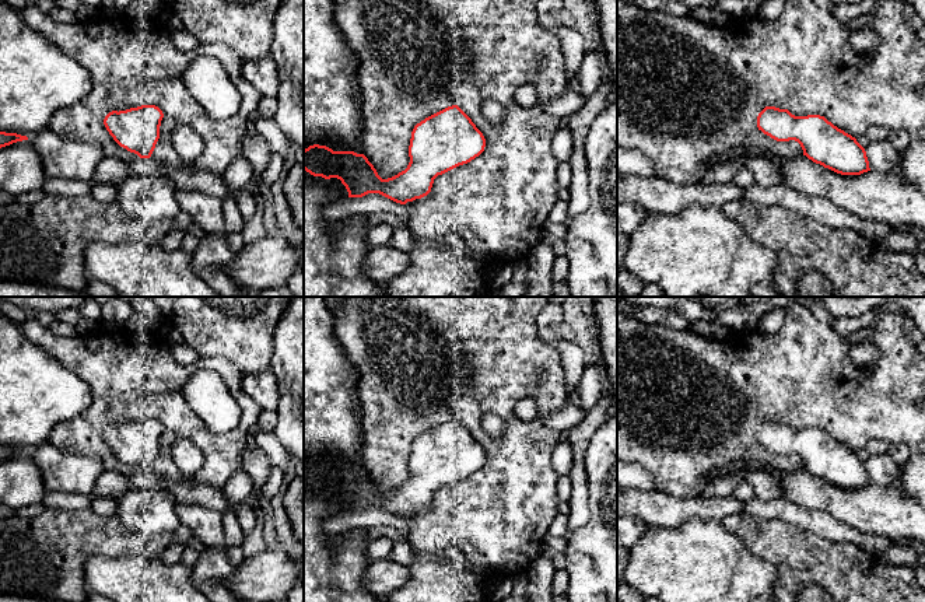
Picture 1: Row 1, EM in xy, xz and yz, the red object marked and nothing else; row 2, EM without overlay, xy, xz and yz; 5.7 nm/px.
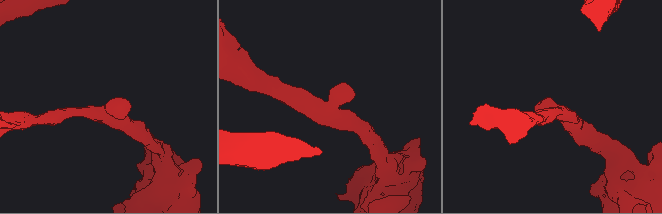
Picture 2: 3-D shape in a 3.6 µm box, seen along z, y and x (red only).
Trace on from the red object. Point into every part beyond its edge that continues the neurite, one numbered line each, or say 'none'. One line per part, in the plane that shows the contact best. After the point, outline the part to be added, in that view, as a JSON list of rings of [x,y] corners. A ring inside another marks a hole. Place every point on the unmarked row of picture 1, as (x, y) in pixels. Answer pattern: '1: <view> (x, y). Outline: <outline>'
none

